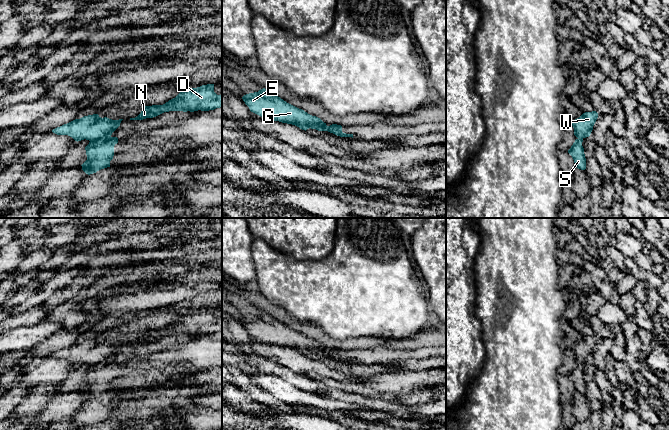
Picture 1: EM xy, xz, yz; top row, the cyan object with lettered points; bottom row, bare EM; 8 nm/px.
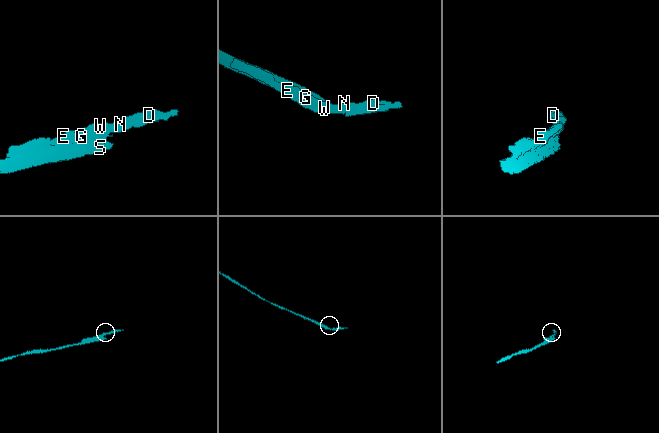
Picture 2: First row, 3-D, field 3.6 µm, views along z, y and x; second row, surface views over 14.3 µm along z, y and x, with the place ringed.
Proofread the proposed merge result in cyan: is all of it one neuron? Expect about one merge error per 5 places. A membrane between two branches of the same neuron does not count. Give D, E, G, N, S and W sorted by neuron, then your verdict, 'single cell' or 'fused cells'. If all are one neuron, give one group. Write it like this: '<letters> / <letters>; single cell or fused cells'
D E G N W / S; fused cells

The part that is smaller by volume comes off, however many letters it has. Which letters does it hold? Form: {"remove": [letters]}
{"remove": ["D", "E", "G", "N", "W"]}

